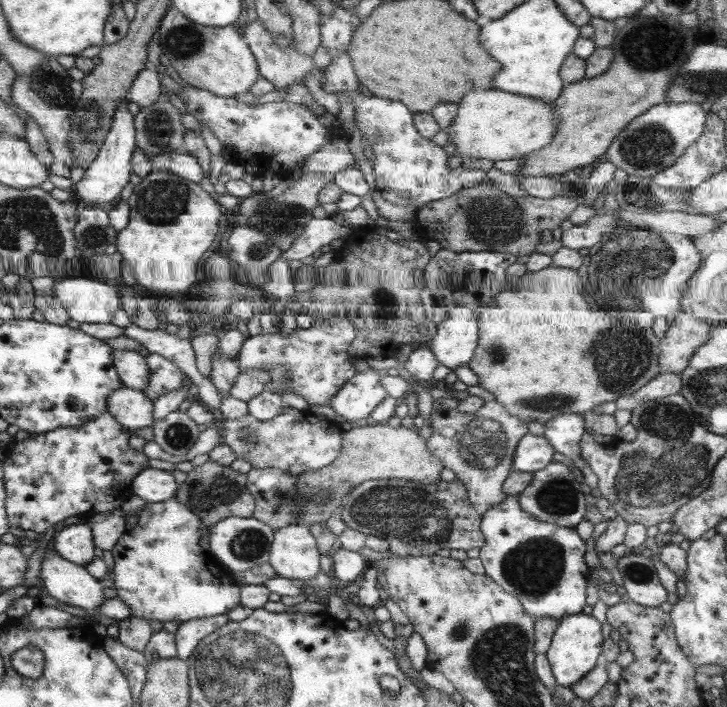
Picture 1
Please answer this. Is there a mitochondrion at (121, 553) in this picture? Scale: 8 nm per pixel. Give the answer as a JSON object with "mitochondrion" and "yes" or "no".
{"mitochondrion":"no"}

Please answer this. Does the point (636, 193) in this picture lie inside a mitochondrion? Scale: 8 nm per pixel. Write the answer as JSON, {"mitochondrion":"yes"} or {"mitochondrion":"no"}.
{"mitochondrion":"yes"}

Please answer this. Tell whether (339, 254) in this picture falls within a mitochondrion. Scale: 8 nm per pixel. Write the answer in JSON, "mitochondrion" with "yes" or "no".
{"mitochondrion":"no"}

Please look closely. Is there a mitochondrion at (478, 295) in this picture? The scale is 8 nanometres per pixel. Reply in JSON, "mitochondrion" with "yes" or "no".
{"mitochondrion":"no"}

